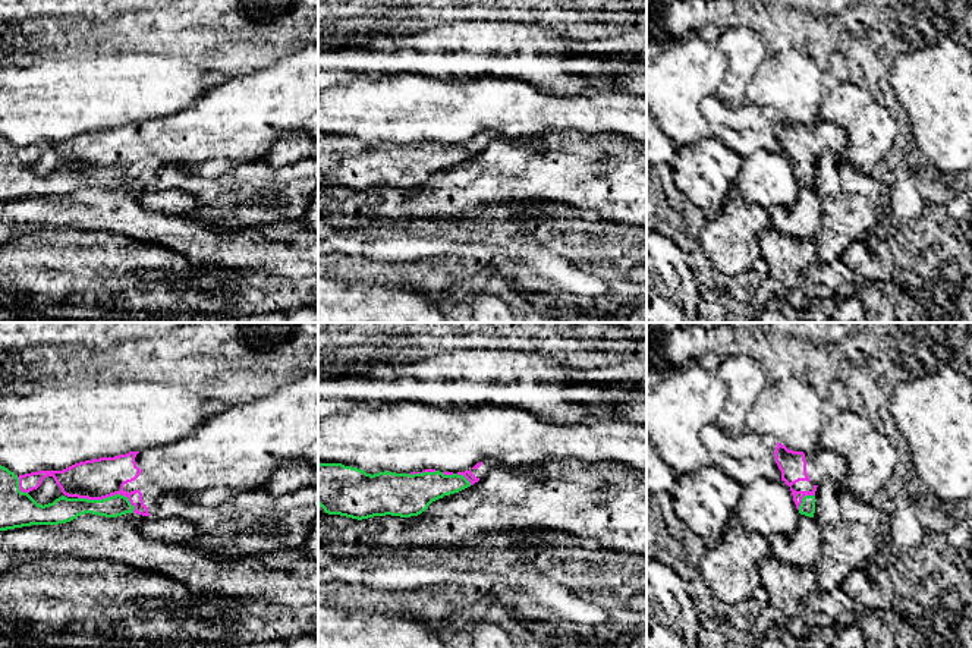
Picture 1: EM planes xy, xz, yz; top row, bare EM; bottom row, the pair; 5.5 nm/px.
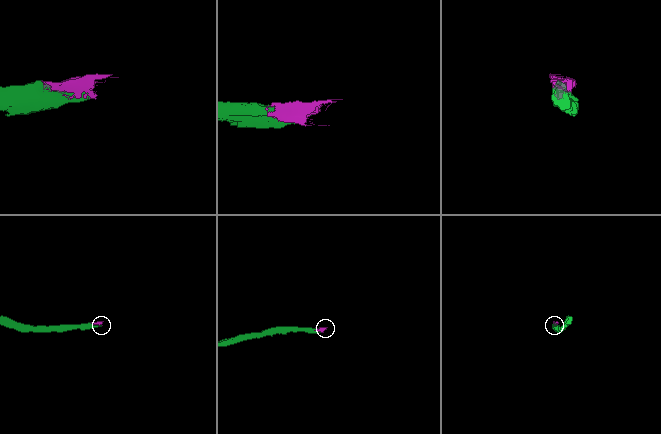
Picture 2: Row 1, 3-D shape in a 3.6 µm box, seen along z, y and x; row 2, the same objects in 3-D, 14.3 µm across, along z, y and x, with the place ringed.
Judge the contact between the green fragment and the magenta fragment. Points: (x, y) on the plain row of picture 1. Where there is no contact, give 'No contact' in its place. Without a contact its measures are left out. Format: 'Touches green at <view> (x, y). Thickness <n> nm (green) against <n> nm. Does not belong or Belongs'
Touches green at xy (109, 169). Thickness 130 nm (green) against 220 nm. Belongs

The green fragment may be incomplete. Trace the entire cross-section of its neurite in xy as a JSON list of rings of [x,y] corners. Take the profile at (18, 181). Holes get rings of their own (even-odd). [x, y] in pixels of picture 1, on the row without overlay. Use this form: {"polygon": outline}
{"polygon": [[[318,45],[301,47],[268,67],[235,76],[205,92],[194,106],[167,117],[19,148],[0,136],[0,202],[66,195],[85,185],[152,188],[167,164],[179,164],[183,172],[201,177],[218,177],[240,164],[264,160],[286,132],[318,141]],[[47,148],[54,150],[63,167],[43,177],[28,164]]]}

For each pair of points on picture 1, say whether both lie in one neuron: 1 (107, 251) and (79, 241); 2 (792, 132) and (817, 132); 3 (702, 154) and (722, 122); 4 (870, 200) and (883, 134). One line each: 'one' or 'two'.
1: one
2: one
3: two
4: two

